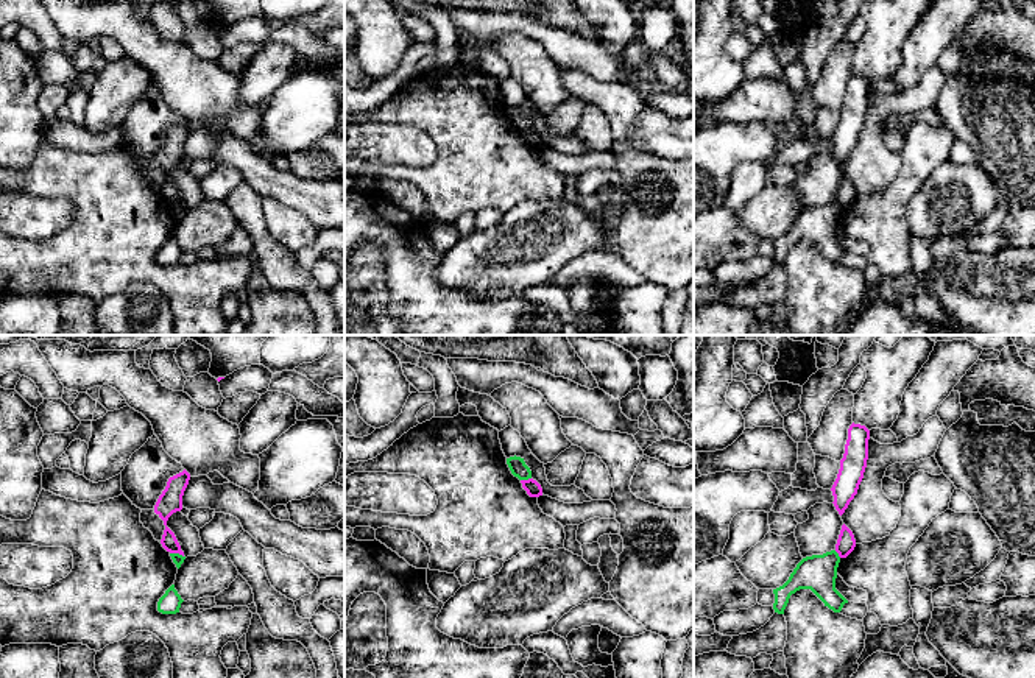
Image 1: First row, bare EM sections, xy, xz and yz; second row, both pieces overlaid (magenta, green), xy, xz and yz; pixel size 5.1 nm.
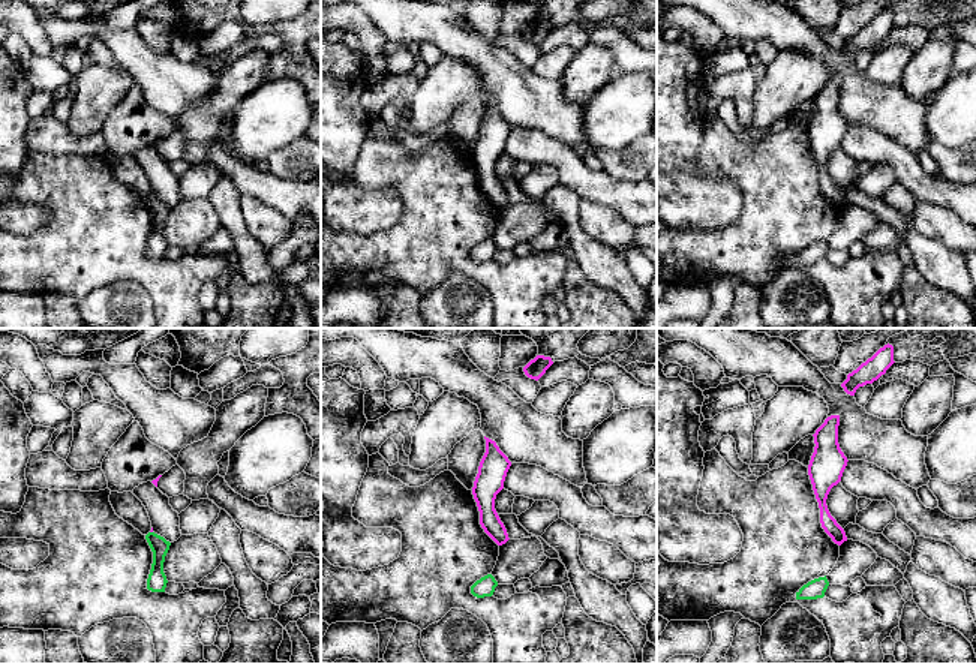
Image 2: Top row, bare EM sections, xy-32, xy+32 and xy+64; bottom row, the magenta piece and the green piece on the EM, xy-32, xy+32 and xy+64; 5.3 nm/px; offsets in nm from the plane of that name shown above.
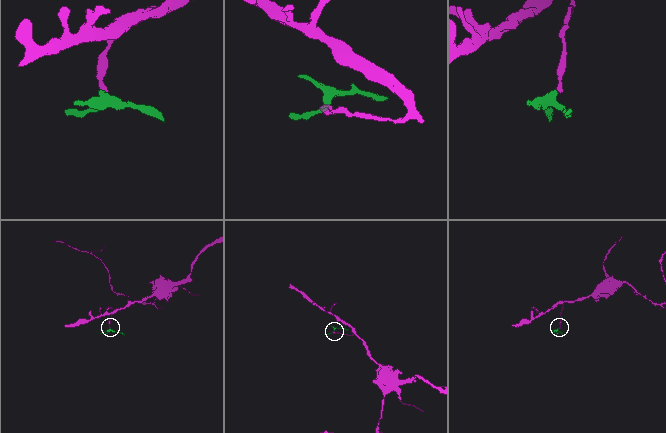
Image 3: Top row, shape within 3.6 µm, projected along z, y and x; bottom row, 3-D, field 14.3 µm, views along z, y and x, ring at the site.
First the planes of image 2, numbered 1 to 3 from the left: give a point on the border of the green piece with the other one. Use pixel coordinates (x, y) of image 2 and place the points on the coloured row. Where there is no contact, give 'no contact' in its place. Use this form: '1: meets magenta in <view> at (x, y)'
1: no contact
2: no contact
3: no contact

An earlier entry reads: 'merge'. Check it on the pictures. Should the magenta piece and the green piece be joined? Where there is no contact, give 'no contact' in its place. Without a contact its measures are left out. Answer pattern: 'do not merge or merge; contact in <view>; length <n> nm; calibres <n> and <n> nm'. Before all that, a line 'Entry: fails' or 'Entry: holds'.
Entry: fails
do not merge; contact in xz; length 60 nm; calibres 80 and 90 nm

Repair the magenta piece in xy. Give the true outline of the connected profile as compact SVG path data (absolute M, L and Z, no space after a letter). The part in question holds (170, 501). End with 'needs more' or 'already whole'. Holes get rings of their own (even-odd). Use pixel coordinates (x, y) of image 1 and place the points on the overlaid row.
M184 469L182 472L168 478L165 489L159 496L154 513L164 521L165 530L161 539L162 547L170 553L179 553L184 556L181 546L175 533L167 527L168 517L182 510L182 496L189 485L190 474Z; already whole

